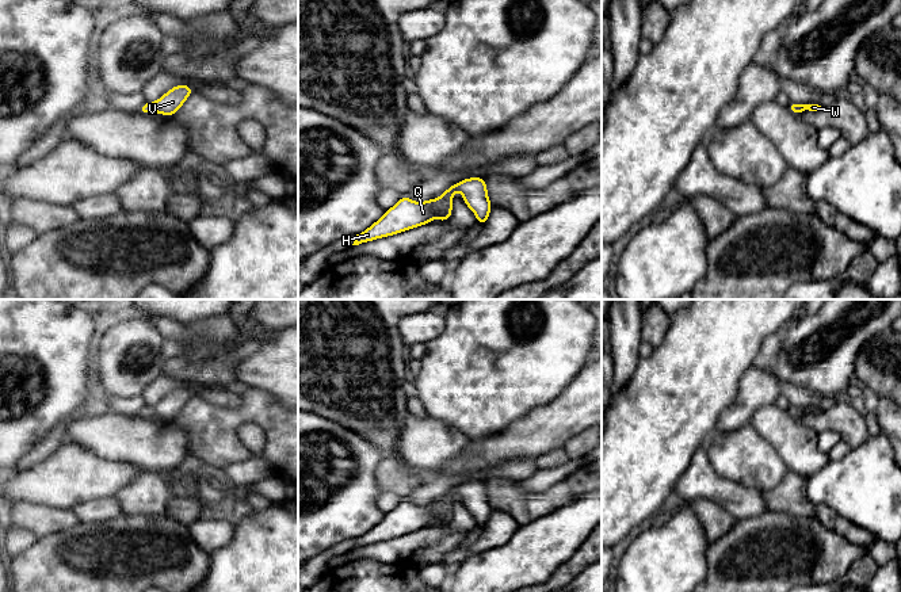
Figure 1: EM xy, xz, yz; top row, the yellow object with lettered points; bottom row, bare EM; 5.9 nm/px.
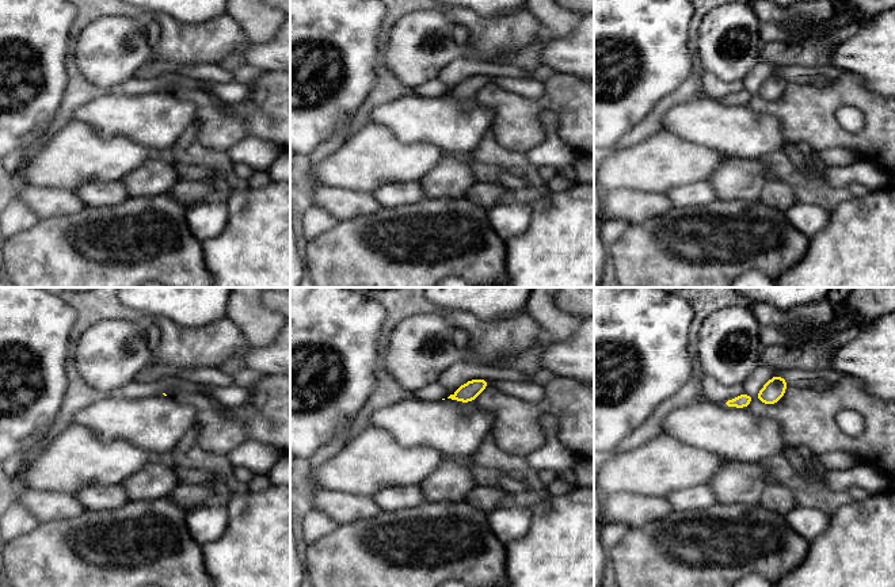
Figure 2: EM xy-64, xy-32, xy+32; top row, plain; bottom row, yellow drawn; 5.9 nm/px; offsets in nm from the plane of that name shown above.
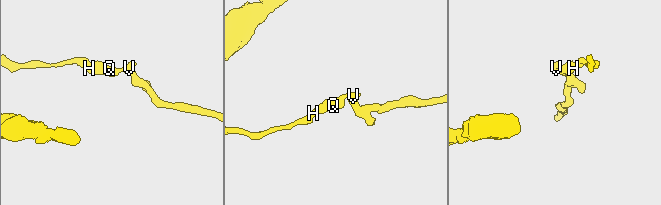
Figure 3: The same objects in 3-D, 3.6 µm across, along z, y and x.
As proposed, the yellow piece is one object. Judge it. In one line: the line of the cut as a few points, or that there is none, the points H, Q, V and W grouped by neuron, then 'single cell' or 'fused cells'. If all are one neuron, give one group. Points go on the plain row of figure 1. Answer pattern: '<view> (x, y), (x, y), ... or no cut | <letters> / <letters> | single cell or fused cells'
no cut | H Q V W | single cell

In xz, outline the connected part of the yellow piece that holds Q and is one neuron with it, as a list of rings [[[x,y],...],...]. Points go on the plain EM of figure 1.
[[[476,480],[448,489],[442,500],[429,504],[415,505],[402,499],[393,511],[385,513],[378,524],[356,538],[352,549],[432,527],[434,520],[438,520],[439,526],[448,524],[453,517],[455,493],[462,497],[465,508],[474,516],[477,527],[482,530],[488,524],[493,509],[488,501],[486,484]]]

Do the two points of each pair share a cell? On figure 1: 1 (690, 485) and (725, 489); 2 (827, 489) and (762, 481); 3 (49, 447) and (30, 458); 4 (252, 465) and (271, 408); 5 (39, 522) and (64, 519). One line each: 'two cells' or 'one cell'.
1: one cell
2: two cells
3: one cell
4: two cells
5: one cell

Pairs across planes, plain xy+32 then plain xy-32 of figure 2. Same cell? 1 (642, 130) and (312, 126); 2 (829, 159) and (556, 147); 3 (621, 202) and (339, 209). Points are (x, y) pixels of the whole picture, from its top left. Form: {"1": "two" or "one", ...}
{"1": "two", "2": "one", "3": "one"}

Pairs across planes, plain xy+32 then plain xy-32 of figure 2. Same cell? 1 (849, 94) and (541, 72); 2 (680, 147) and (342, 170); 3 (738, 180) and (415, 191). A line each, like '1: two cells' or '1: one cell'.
1: two cells
2: one cell
3: two cells

